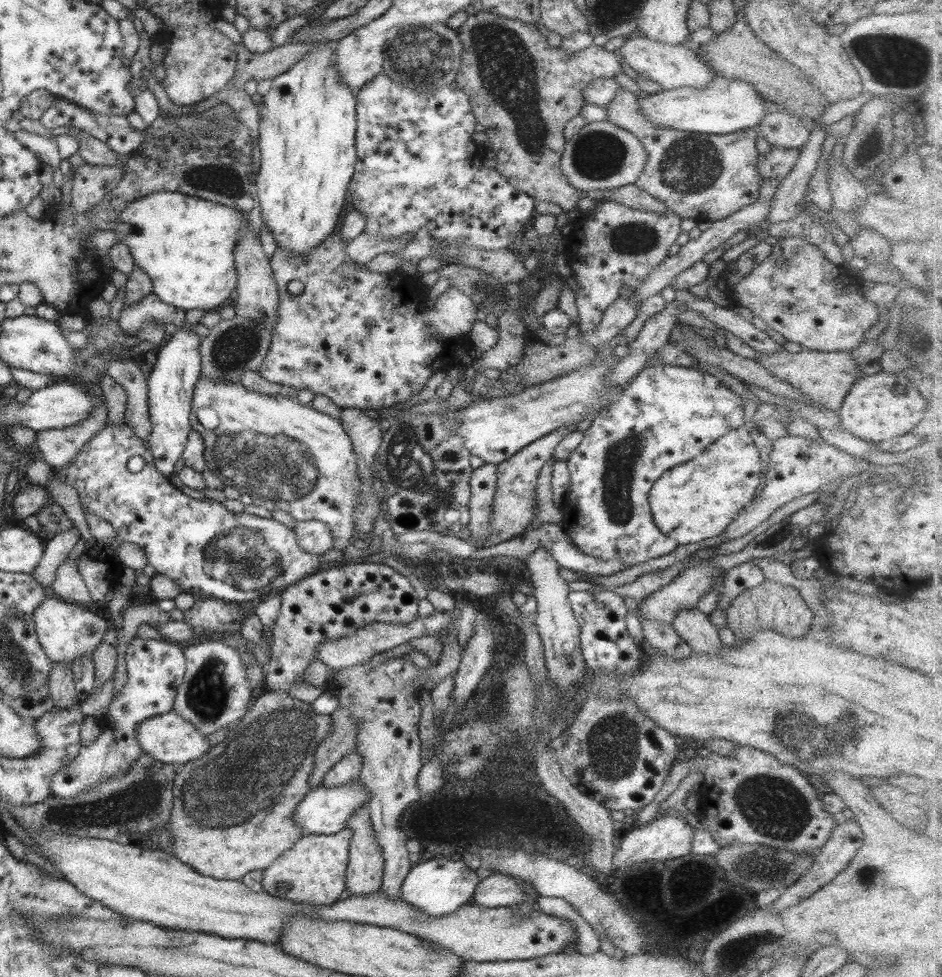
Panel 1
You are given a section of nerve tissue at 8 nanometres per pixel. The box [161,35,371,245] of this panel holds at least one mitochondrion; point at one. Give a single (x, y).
(227, 183)

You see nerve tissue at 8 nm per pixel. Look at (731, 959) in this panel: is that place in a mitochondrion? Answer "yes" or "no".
yes

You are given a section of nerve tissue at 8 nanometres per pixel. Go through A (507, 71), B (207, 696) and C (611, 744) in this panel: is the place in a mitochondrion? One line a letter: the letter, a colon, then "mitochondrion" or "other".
A: mitochondrion
B: mitochondrion
C: mitochondrion

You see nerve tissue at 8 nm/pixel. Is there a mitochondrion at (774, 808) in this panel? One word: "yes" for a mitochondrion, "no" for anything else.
yes

